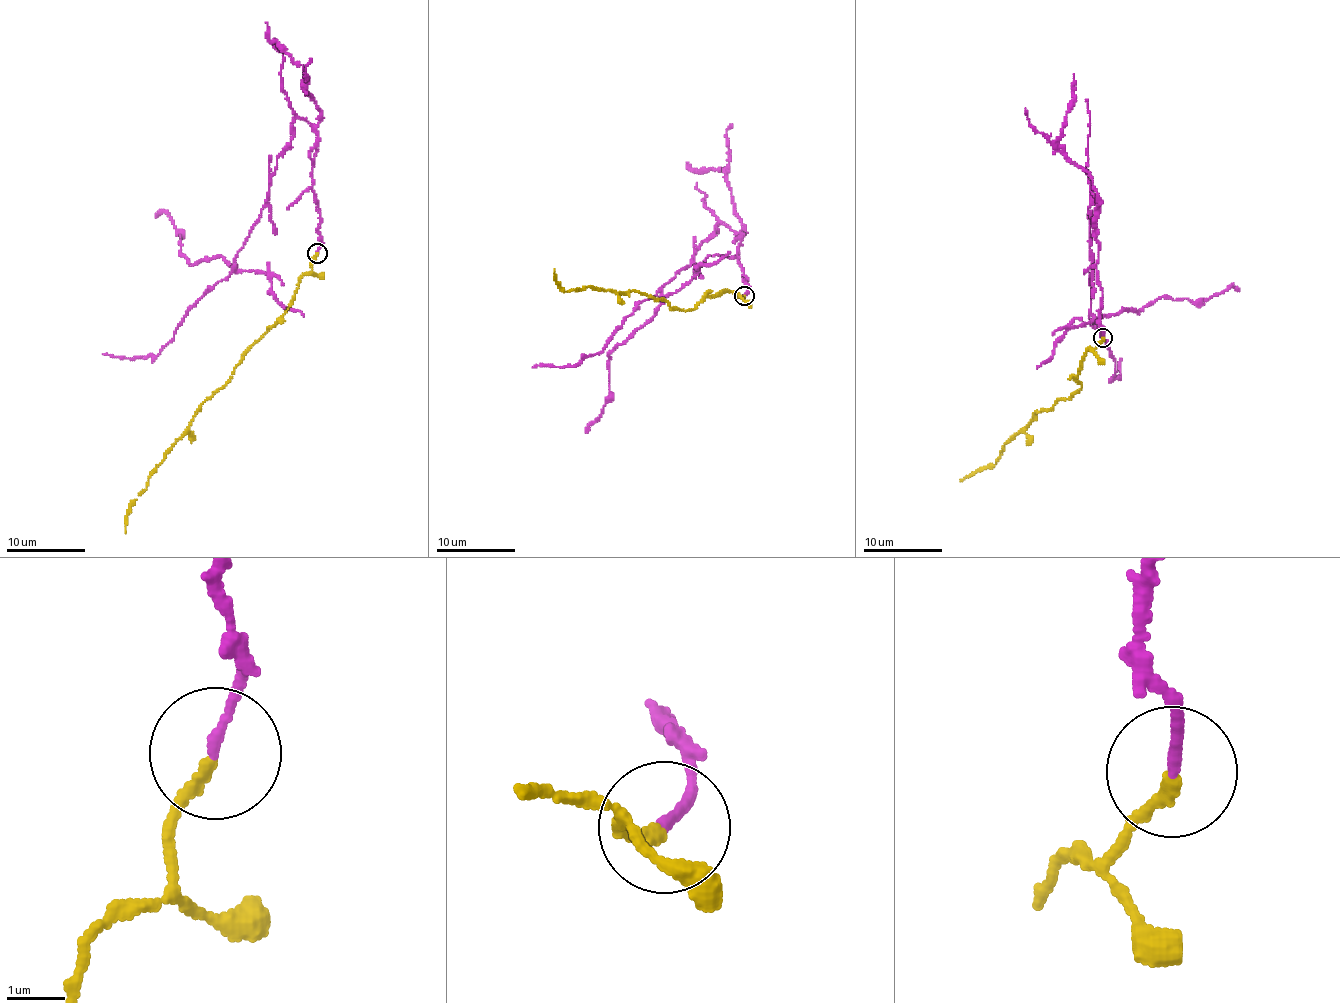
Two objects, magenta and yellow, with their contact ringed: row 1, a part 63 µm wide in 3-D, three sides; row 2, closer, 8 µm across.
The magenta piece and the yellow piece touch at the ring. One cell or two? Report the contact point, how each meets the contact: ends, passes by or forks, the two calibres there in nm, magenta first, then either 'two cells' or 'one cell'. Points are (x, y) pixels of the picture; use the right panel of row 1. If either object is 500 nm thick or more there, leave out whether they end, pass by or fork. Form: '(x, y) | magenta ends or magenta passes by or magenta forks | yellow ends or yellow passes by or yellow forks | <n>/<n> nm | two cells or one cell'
(1103, 337) | magenta ends | yellow ends | 160/170 nm | two cells

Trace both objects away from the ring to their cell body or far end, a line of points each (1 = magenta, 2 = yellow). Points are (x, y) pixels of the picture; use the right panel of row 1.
1: (1102, 338), (1092, 189), (1088, 214), (1091, 222), (1089, 316), (1115, 361), (1113, 378), (1120, 379), (1121, 358)
2: (1102, 338), (1084, 354), (1077, 393), (1035, 413), (1029, 427), (1004, 445), (994, 466), (960, 481)

